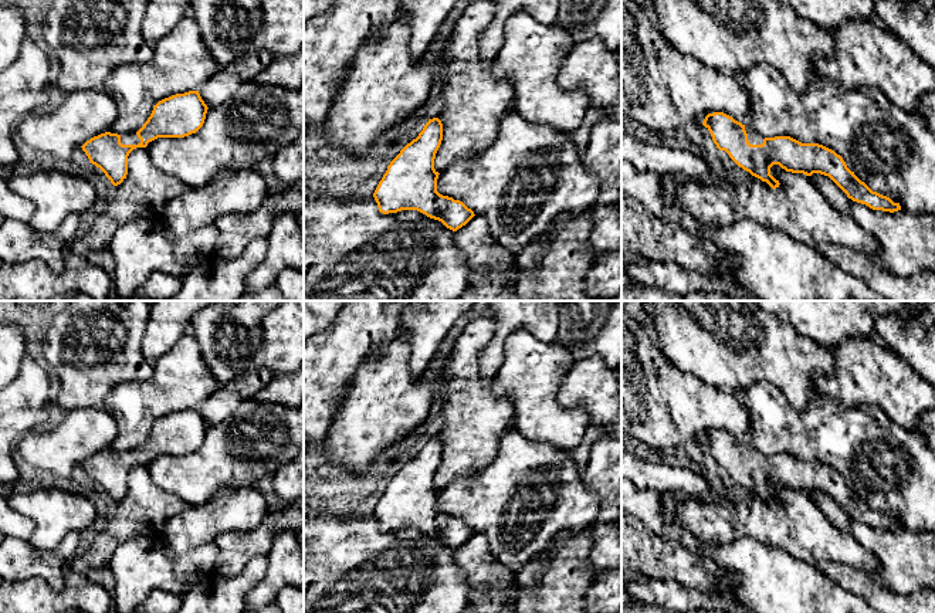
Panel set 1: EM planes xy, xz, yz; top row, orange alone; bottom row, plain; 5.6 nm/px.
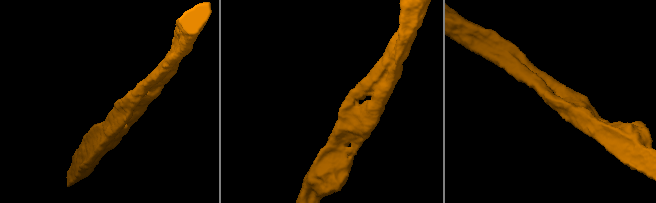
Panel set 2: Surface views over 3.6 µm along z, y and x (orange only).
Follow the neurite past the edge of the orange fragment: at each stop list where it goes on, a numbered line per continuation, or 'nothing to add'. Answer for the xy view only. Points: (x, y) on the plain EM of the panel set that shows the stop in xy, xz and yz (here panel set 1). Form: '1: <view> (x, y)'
1: xy (126, 456)

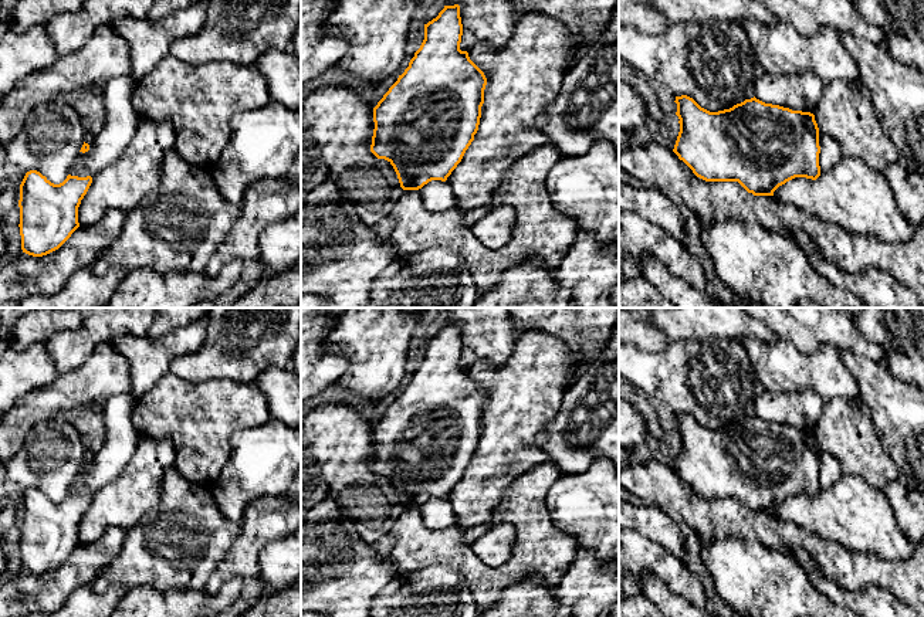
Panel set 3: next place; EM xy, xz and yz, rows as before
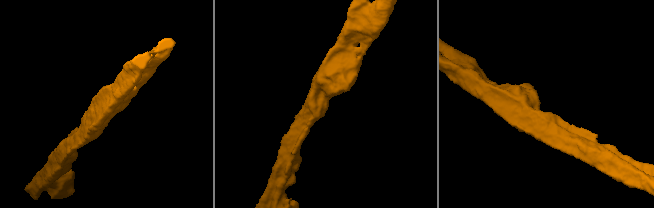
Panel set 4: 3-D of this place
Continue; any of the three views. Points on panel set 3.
nothing to add

